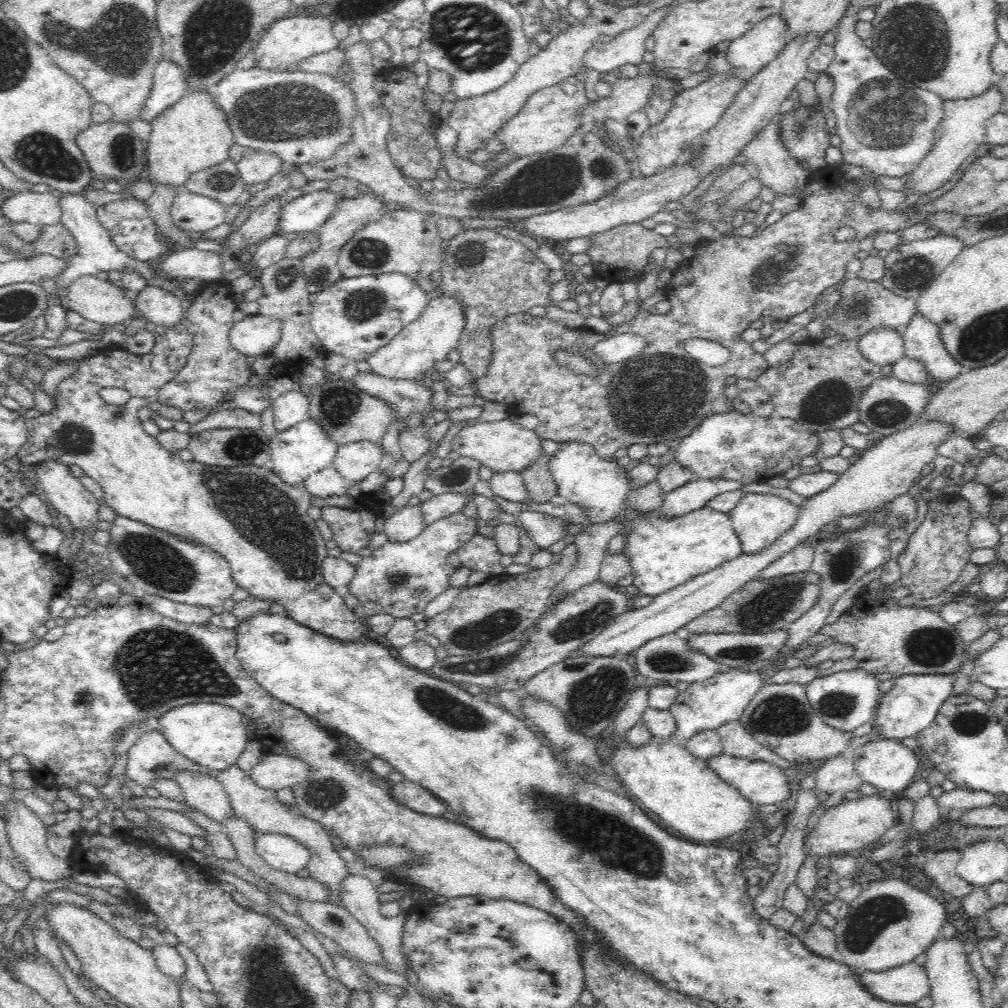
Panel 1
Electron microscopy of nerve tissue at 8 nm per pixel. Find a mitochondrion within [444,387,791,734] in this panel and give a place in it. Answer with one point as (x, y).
(599, 691)

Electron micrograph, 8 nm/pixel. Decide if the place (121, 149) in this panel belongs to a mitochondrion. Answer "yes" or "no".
yes

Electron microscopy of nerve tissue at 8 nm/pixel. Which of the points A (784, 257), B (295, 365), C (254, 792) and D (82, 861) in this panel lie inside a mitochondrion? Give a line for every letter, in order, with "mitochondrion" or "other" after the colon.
A: mitochondrion
B: other
C: other
D: other

